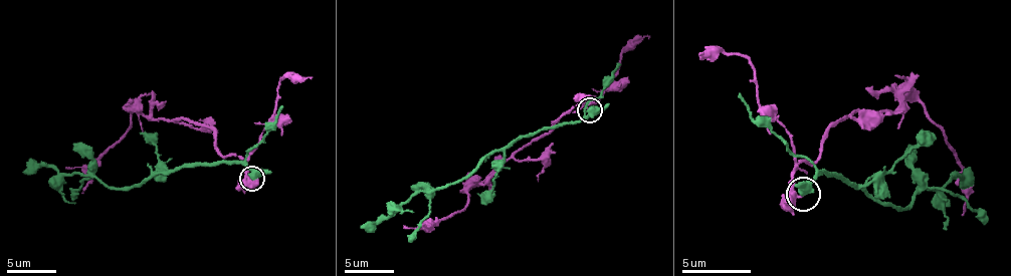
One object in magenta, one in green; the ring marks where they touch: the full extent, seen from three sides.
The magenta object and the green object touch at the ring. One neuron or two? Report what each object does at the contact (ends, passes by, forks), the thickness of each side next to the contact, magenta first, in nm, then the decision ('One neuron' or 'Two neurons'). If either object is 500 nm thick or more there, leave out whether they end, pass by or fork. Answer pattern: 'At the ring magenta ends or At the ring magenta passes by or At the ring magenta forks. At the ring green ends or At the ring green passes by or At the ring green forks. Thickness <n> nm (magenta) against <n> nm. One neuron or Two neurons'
Thickness 320 nm (magenta) against 500 nm. Two neurons

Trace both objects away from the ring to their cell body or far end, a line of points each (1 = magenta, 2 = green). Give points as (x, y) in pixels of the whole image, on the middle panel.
1: (590, 109), (583, 101), (519, 149), (486, 181), (469, 191), (469, 203), (462, 210), (437, 222), (420, 222)
2: (590, 109), (578, 121), (519, 136), (467, 176), (432, 193), (413, 195), (391, 215), (361, 227)

